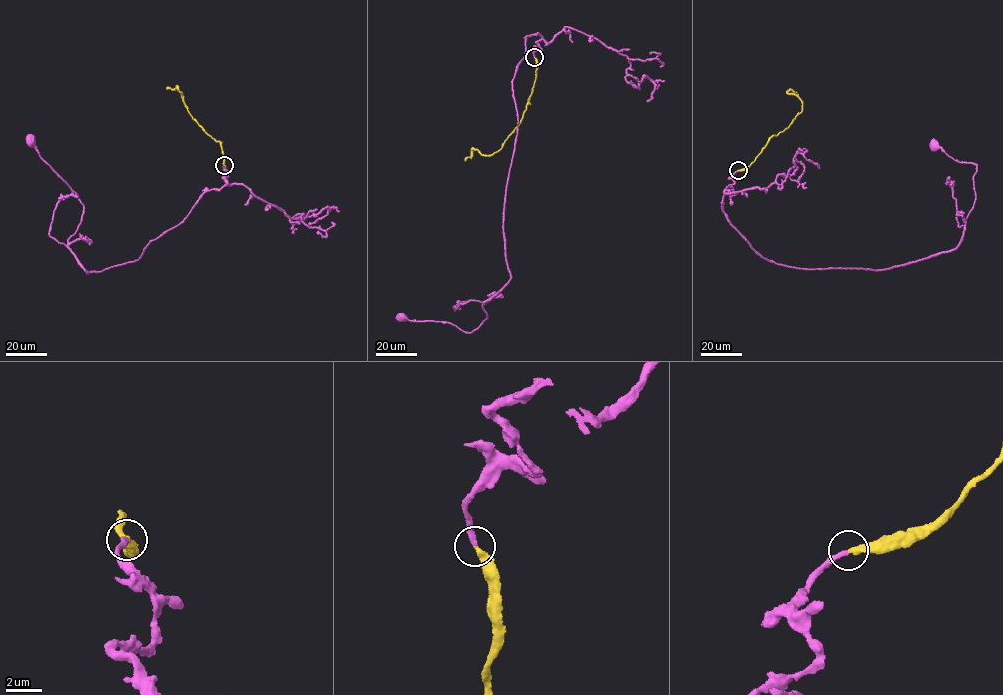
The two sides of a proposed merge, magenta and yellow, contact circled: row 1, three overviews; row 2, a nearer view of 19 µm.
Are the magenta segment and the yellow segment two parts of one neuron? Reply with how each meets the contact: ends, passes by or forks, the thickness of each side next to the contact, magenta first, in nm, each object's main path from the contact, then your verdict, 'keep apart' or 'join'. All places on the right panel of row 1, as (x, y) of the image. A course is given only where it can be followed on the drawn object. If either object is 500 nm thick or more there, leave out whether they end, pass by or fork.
magenta ends | yellow ends | 280/340 nm | magenta via (738, 171), (722, 207), (763, 257), (881, 270), (961, 240), (976, 166), (935, 144) | yellow via (738, 171), (746, 168), (771, 137), (786, 128), (801, 111), (800, 98), (788, 91), (796, 93) | join

